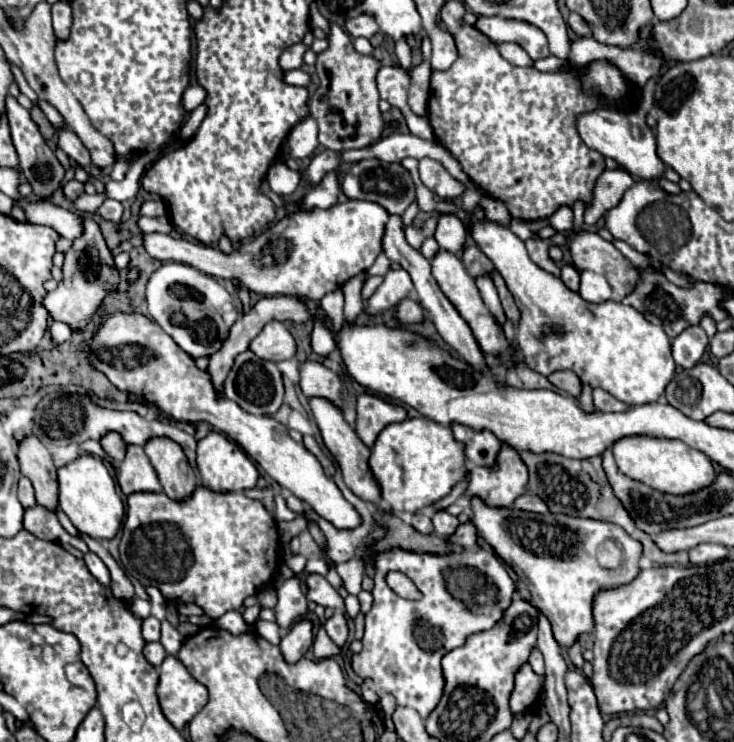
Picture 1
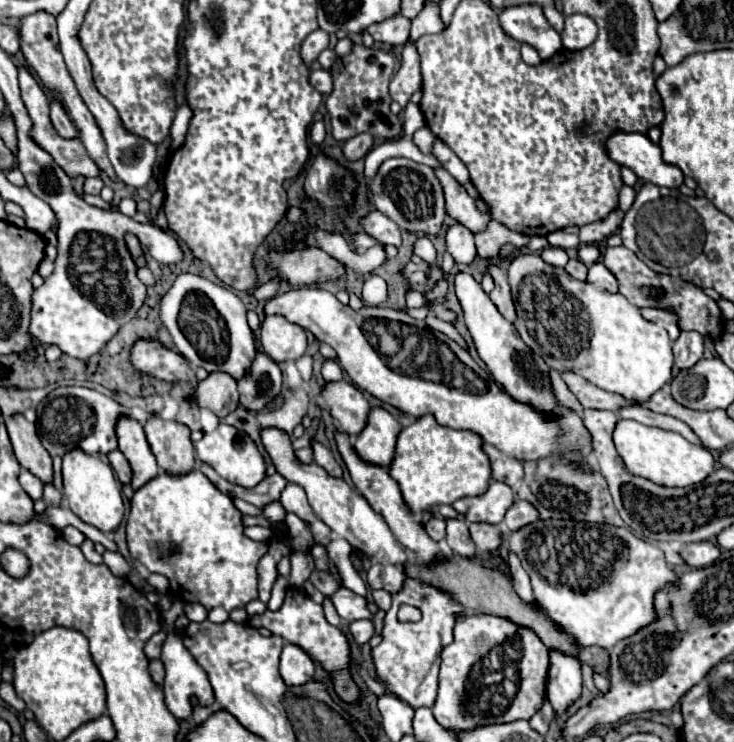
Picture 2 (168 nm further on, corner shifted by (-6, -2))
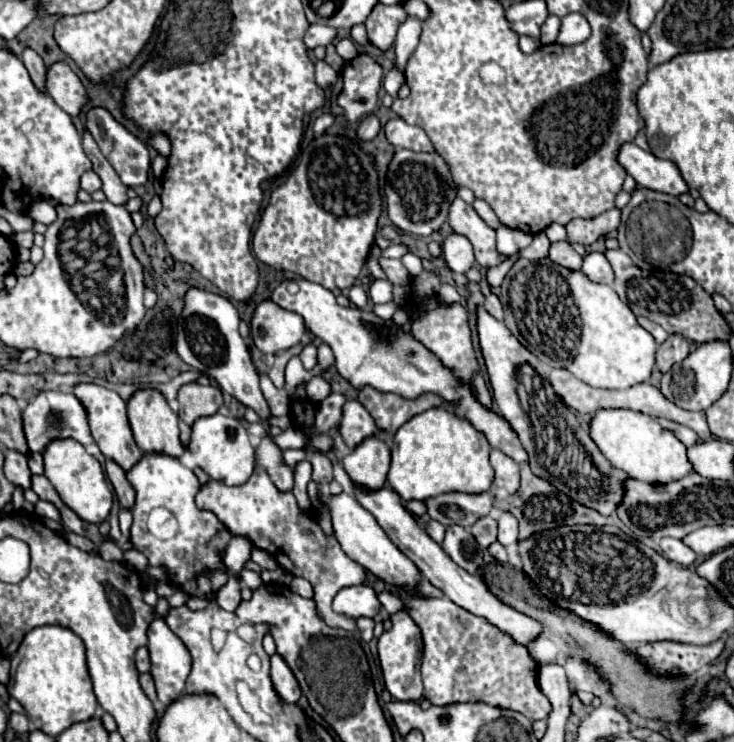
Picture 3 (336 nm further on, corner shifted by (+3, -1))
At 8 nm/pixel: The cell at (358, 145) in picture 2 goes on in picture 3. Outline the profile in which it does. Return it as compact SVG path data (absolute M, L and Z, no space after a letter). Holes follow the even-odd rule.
M368 115L368 117L360 123L356 135L358 135L360 141L372 141L372 139L378 135L378 131L380 131L380 121L378 121L378 117L376 117L376 115Z

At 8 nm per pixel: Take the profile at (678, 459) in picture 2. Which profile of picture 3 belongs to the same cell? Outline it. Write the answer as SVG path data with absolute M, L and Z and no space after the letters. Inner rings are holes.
M628 409L596 411L590 427L590 437L616 469L644 483L664 485L684 479L694 471L686 455L684 443L672 431L662 429L650 415L638 411L628 411Z

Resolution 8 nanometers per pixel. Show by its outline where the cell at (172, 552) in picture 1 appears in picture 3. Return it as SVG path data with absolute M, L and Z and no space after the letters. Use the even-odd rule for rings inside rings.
M144 455L136 467L132 467L128 473L128 481L136 491L136 503L134 503L134 523L130 527L130 543L134 549L144 553L148 557L150 567L164 567L166 579L180 591L184 591L190 597L200 599L216 599L216 593L228 583L228 567L224 565L224 553L232 539L232 533L216 519L212 511L204 511L196 507L196 493L200 491L198 477L192 469L184 467L178 459L168 455Z

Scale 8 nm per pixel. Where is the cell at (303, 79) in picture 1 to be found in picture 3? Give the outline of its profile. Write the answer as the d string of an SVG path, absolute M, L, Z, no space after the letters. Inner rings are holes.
M316 61L316 85L320 89L330 89L338 79L338 73L326 63L326 61Z

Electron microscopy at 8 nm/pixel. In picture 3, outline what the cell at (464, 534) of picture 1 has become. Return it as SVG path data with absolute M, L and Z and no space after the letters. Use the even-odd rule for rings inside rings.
M486 515L484 519L478 519L478 521L472 525L470 533L474 535L474 539L478 541L480 547L488 549L488 547L496 541L496 519L490 517L490 515Z

